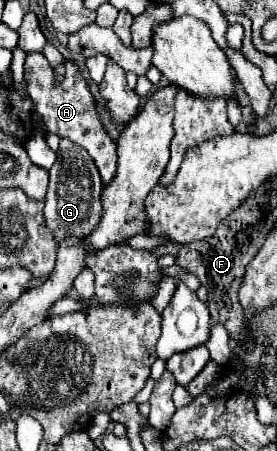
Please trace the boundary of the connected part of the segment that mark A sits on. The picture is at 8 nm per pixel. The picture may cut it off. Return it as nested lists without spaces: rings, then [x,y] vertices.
[[[41,52],[27,54],[27,62],[25,62],[27,92],[33,100],[35,112],[41,114],[41,118],[43,118],[45,130],[49,134],[55,134],[59,138],[69,138],[71,142],[83,146],[95,160],[103,184],[109,184],[111,178],[115,176],[115,168],[117,168],[115,142],[109,136],[109,132],[105,130],[105,126],[97,114],[97,102],[91,96],[91,90],[87,86],[87,80],[81,76],[79,66],[73,60],[65,60],[63,66],[65,66],[63,80],[57,82],[53,66],[47,62],[47,58]]]

